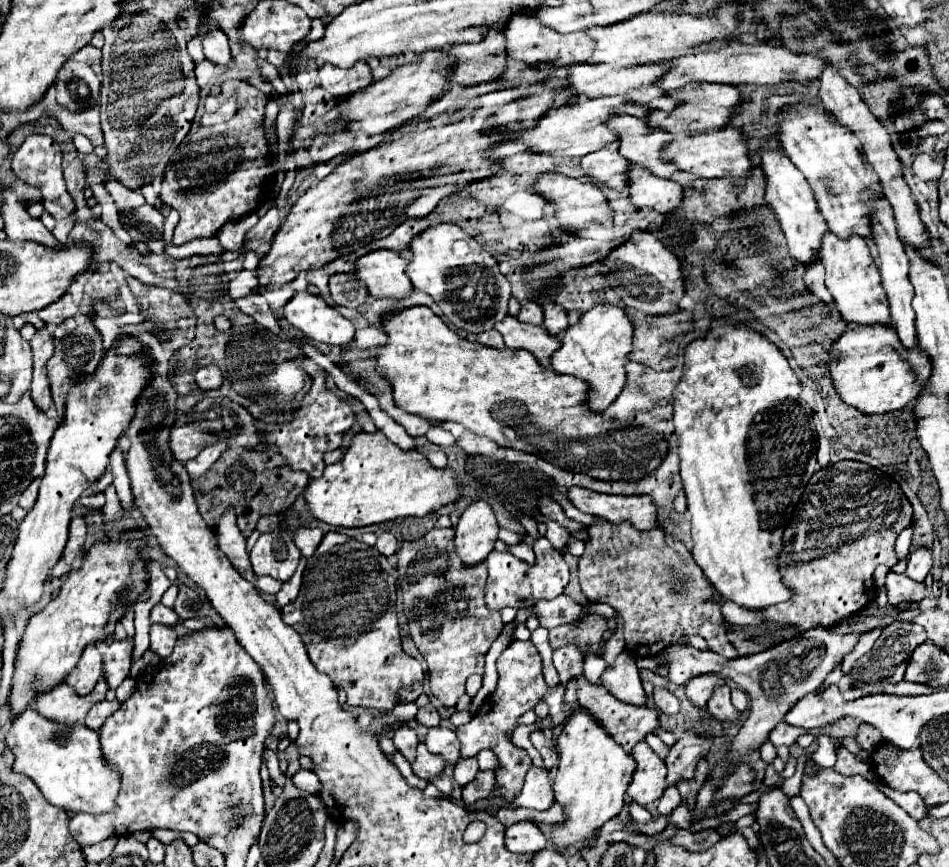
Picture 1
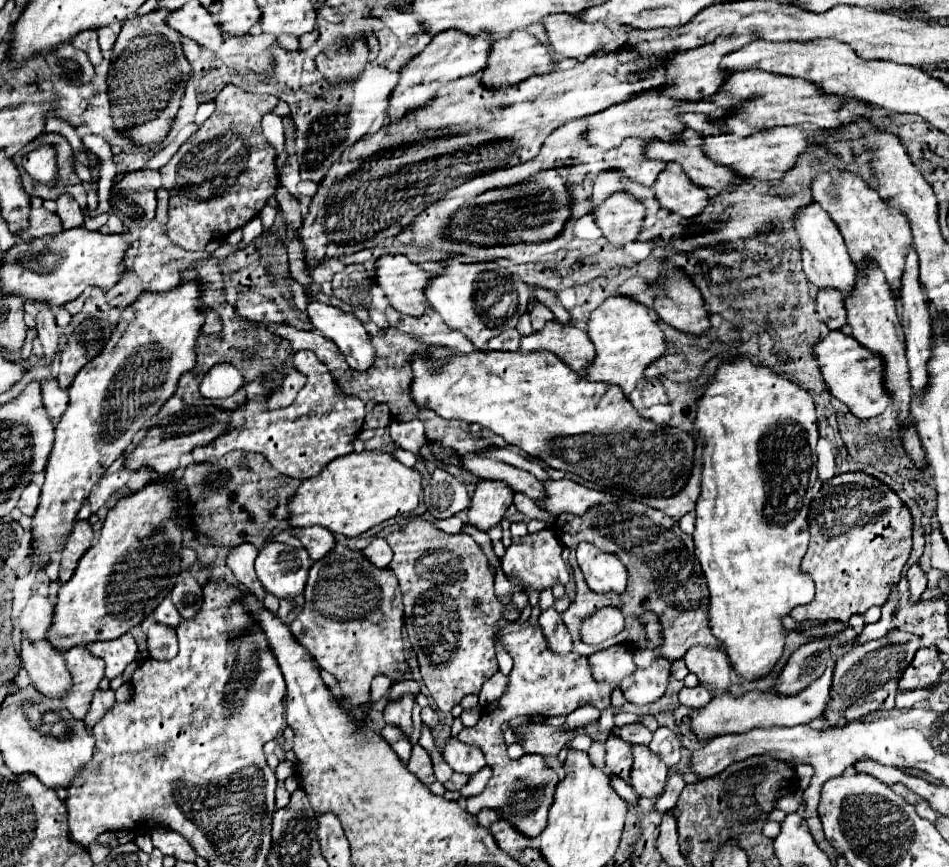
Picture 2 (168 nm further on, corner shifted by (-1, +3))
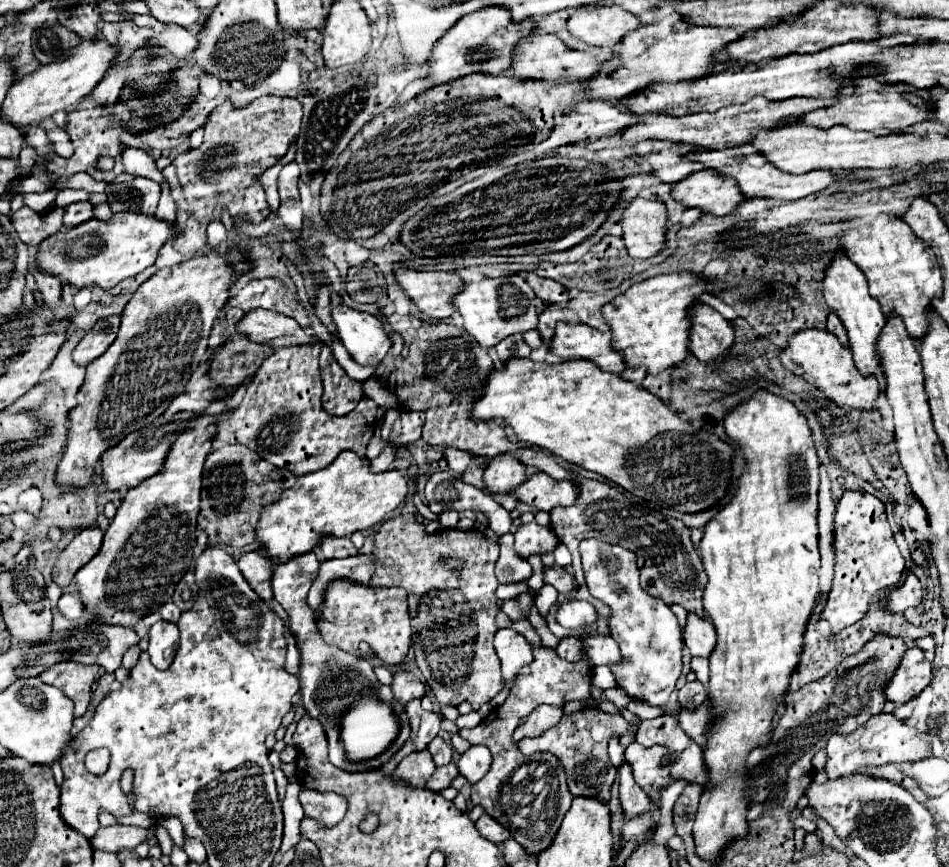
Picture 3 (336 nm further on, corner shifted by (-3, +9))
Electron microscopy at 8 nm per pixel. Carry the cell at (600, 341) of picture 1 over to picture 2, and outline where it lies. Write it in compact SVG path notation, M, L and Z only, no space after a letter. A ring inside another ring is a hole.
M625 295L605 299L589 317L589 339L595 345L595 359L585 369L585 379L605 381L621 387L629 395L643 379L643 369L665 353L665 339L649 309Z

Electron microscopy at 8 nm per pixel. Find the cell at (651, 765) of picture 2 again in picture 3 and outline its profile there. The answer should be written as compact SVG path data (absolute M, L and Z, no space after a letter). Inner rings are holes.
M631 743L625 749L625 763L631 765L635 783L639 787L649 785L669 785L669 751L661 745L643 747L639 743Z

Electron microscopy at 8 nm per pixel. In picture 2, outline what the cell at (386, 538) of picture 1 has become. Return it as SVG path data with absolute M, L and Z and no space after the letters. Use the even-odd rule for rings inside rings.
M375 537L365 549L363 549L365 557L375 565L375 567L387 567L391 563L391 547L387 545L387 539L383 537Z

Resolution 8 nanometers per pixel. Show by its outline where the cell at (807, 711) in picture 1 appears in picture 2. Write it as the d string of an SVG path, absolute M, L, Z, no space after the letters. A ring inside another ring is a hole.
M857 644L847 647L836 647L832 650L831 659L833 665L825 669L825 673L811 683L807 689L803 689L799 695L793 697L779 697L775 693L761 693L761 691L751 691L745 693L741 697L735 697L731 693L719 693L715 695L709 705L697 709L691 715L693 721L693 733L699 739L707 739L707 737L715 737L715 735L725 735L725 733L747 733L755 727L793 727L793 725L807 725L817 717L823 717L825 709L827 709L827 701L831 699L831 677L833 677L834 664L842 655L847 653Z

